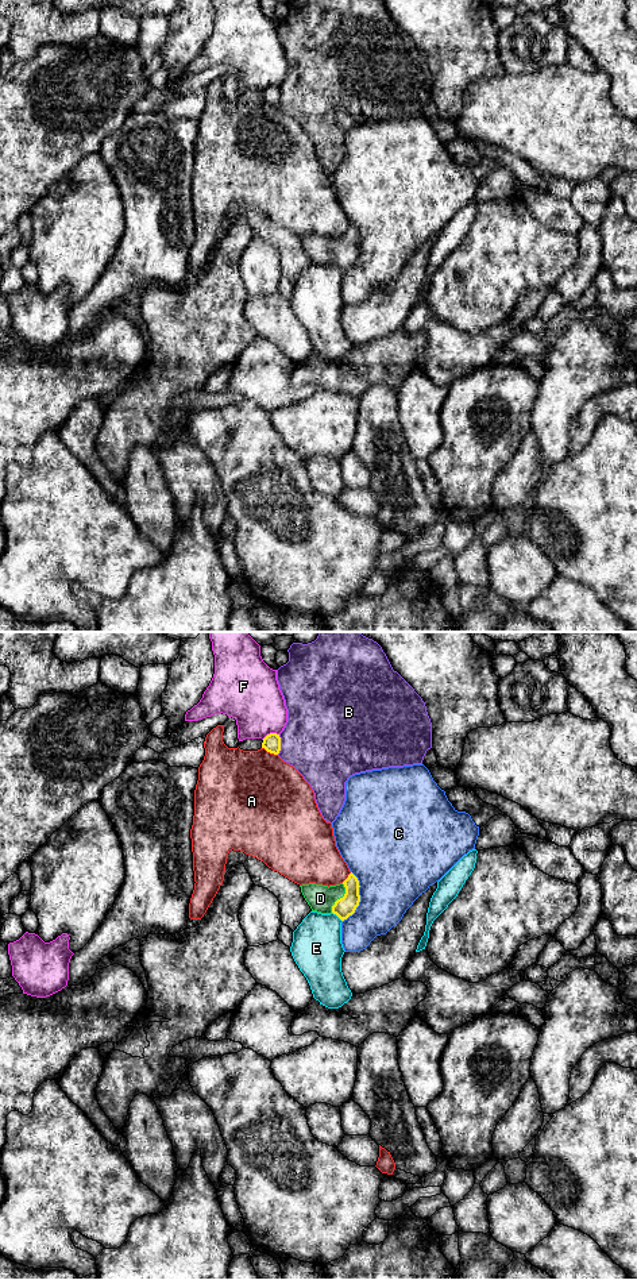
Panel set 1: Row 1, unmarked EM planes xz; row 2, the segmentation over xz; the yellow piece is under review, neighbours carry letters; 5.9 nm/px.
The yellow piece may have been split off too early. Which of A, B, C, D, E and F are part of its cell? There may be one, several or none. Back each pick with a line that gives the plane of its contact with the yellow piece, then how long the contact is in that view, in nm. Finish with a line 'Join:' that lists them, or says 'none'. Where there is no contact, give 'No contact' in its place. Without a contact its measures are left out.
D: Touches yellow in xz. Shared border 190 nm
Join: D

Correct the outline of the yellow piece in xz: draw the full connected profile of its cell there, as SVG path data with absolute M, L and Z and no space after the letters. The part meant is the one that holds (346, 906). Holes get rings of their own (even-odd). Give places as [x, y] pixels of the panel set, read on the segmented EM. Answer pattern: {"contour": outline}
{"contour": "M352 872L343 883L336 886L309 883L300 887L312 911L333 913L341 921L352 915L360 902L359 880Z"}

